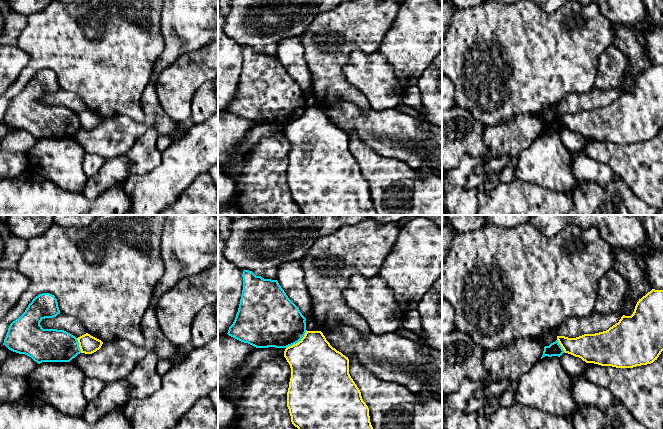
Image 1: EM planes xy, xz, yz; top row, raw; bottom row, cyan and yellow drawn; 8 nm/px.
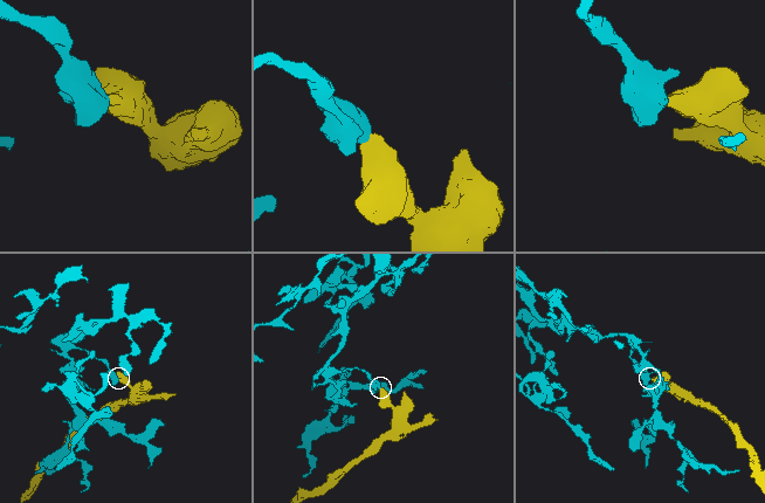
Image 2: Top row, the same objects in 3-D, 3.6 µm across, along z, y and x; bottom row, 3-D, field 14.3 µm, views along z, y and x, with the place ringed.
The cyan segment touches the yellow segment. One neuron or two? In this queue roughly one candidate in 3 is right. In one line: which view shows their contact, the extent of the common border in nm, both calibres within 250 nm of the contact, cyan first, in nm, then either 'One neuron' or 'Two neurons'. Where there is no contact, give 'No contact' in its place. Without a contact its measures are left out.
Touches cyan in xz. Shared border 220 nm. Thickness 420 nm (cyan) against 400 nm. Two neurons

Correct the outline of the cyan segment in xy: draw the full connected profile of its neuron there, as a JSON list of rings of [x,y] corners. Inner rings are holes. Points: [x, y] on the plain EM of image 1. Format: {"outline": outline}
{"outline": [[[50,69],[36,72],[25,88],[13,97],[6,110],[3,121],[9,126],[25,130],[38,140],[42,138],[70,138],[81,129],[78,116],[72,110],[57,105],[43,105],[40,98],[45,94],[53,94],[60,90],[57,75]]]}

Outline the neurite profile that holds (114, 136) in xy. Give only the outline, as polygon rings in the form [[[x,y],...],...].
[[[154,81],[147,84],[141,101],[145,113],[143,123],[118,115],[103,119],[101,124],[92,130],[80,129],[70,138],[81,145],[86,153],[98,154],[109,159],[124,155],[150,127],[154,127],[159,136],[167,135],[173,140],[185,134],[177,129],[178,122],[164,112],[156,94]]]

